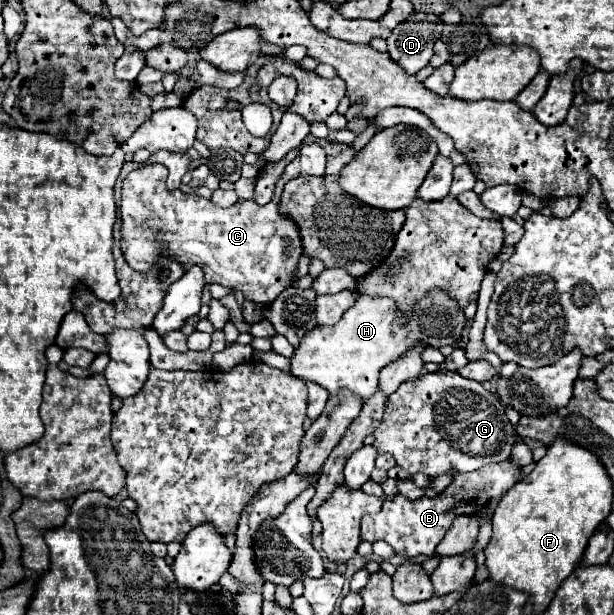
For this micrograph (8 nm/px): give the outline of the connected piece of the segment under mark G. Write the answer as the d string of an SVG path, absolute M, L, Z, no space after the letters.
M438 370L432 374L422 374L416 380L402 382L388 398L384 418L374 430L374 448L378 454L390 452L396 458L396 464L406 472L422 472L426 476L446 474L448 470L472 472L486 464L502 462L510 456L510 448L514 444L514 426L508 422L504 410L506 408L496 394L488 392L480 382L460 376L458 372Z

